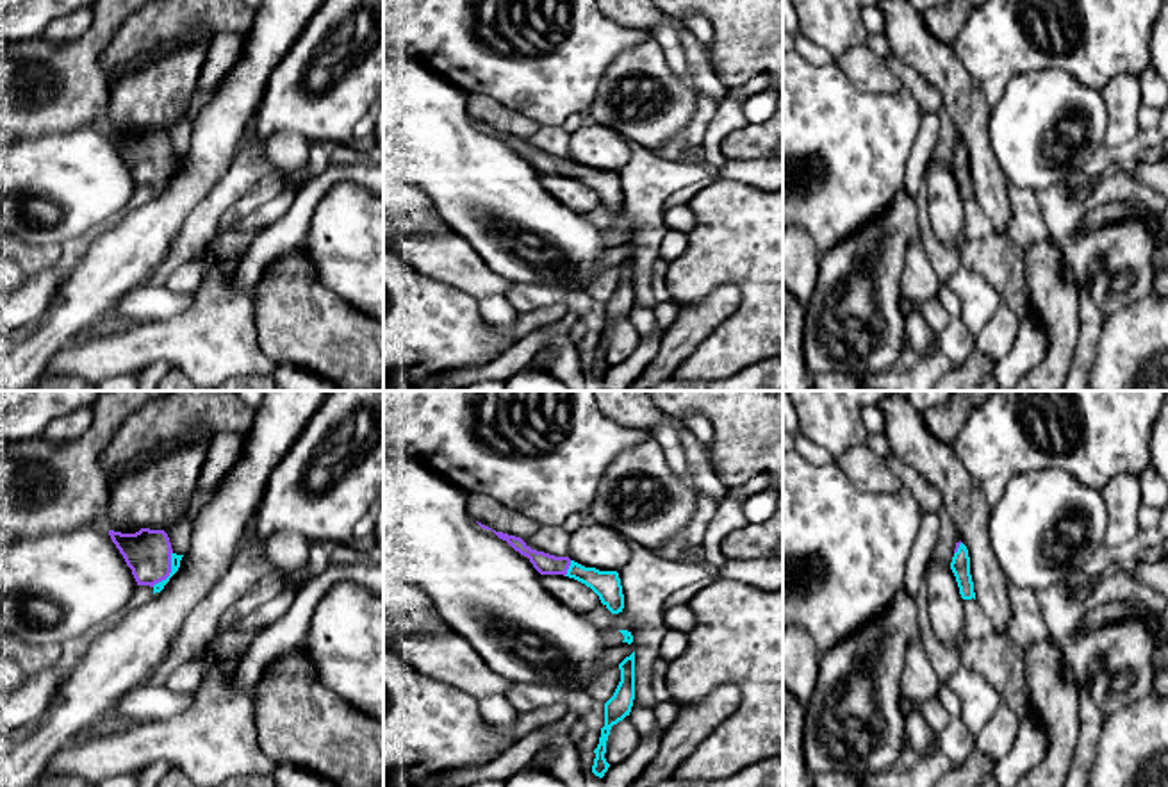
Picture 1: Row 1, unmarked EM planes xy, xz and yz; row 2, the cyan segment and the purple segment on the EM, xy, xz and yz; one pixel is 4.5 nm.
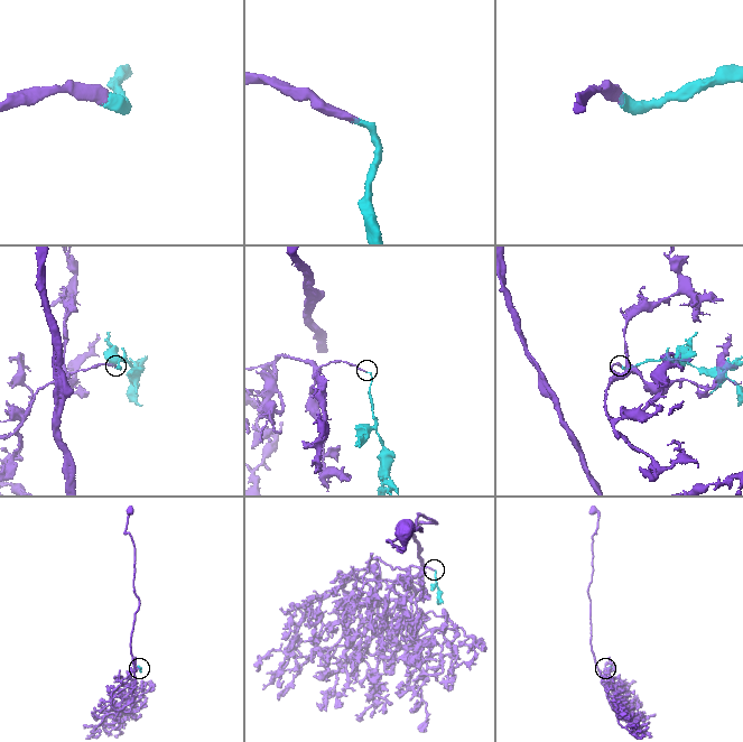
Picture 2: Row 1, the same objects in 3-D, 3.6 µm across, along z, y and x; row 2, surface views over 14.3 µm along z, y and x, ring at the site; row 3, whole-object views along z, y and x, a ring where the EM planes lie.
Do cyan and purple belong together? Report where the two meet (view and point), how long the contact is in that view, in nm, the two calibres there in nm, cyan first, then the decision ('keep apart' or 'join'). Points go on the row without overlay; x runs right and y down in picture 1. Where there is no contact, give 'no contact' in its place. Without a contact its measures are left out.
xy (172, 172) | 180 nm | 50/200 nm | join

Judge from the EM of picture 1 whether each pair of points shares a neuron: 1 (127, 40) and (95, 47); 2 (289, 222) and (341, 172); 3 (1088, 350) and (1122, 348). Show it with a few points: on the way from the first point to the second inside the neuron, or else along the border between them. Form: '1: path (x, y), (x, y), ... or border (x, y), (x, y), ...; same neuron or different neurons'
1: border (127, 18), (100, 56), (100, 68), (106, 79); different neurons
2: path (302, 207), (327, 179); same neuron
3: border (1104, 320), (1095, 347), (1095, 363), (1090, 372); different neurons

